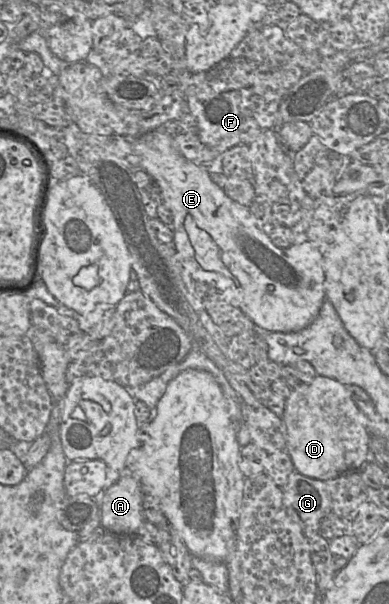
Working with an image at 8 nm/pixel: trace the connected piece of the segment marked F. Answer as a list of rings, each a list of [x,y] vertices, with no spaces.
[[[254,25],[249,33],[243,38],[243,40],[236,46],[236,48],[232,51],[232,53],[219,64],[217,64],[212,69],[199,72],[199,73],[191,73],[191,76],[185,82],[184,89],[182,91],[182,95],[186,100],[186,110],[197,121],[198,124],[198,137],[200,141],[205,144],[207,147],[212,149],[217,154],[221,155],[225,151],[229,150],[230,148],[236,145],[250,145],[254,142],[259,135],[268,130],[268,129],[276,129],[279,127],[279,107],[280,103],[285,96],[285,94],[293,87],[302,77],[306,74],[312,72],[313,70],[317,69],[320,65],[320,62],[323,58],[323,55],[320,53],[308,53],[302,50],[297,44],[291,41],[282,26],[278,25]]]

